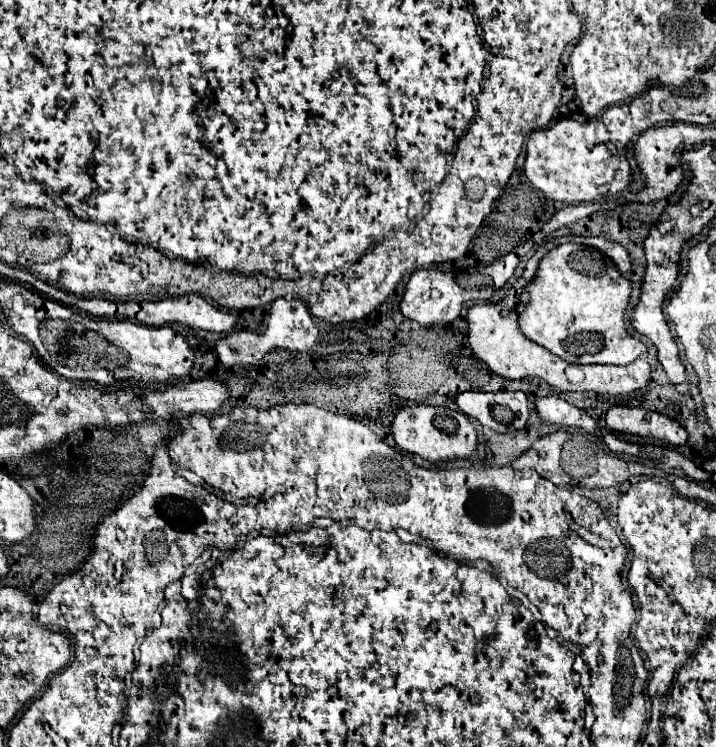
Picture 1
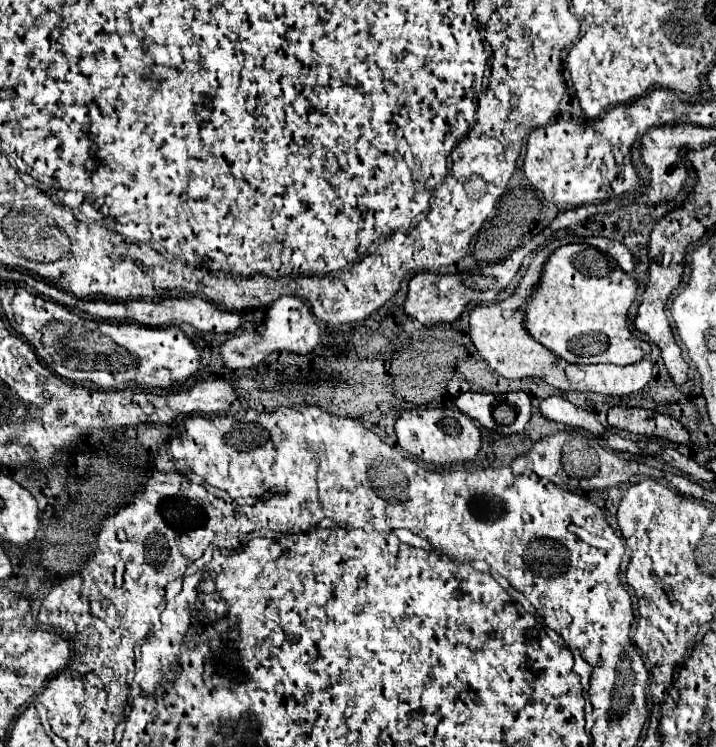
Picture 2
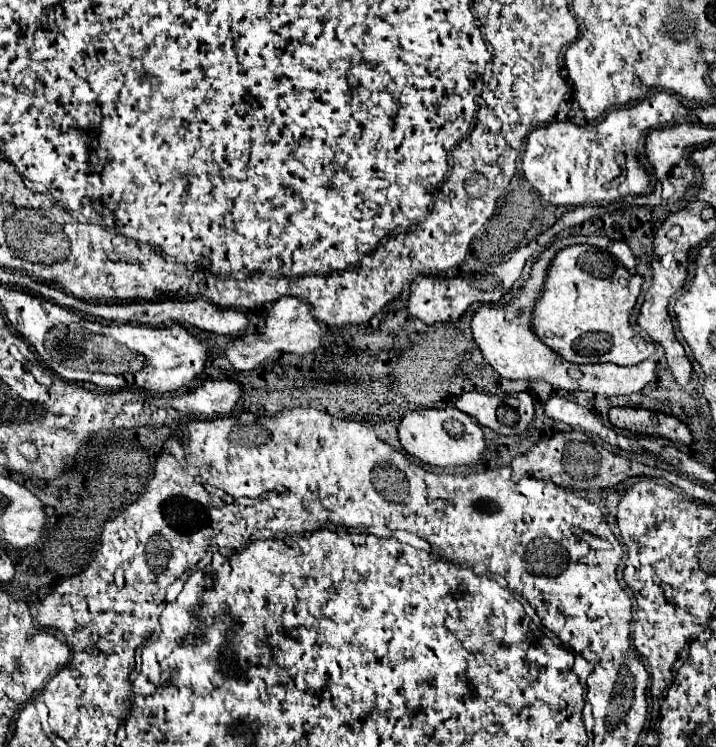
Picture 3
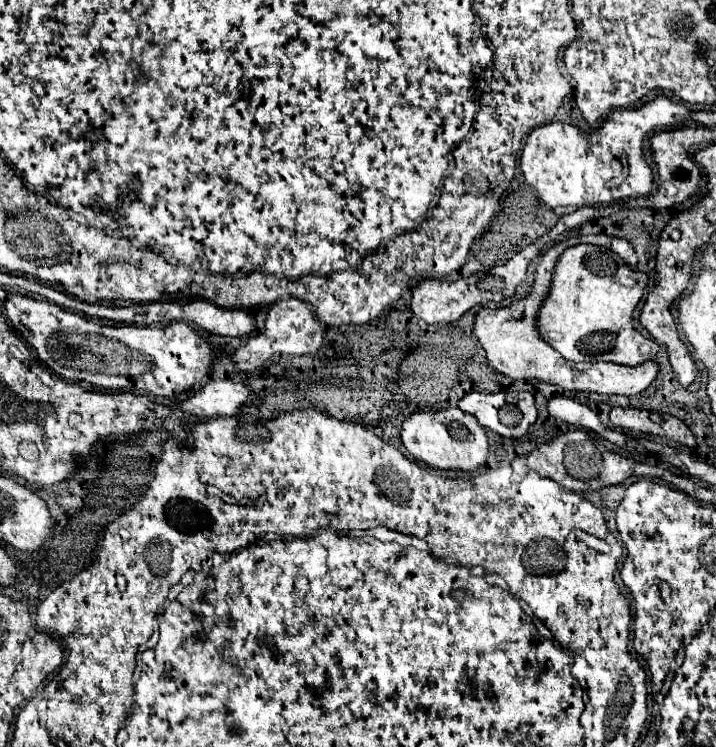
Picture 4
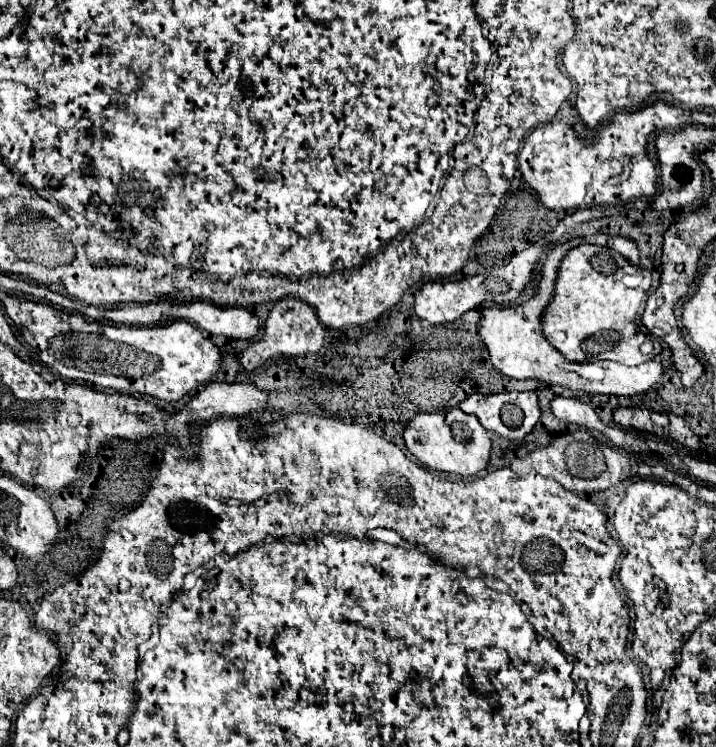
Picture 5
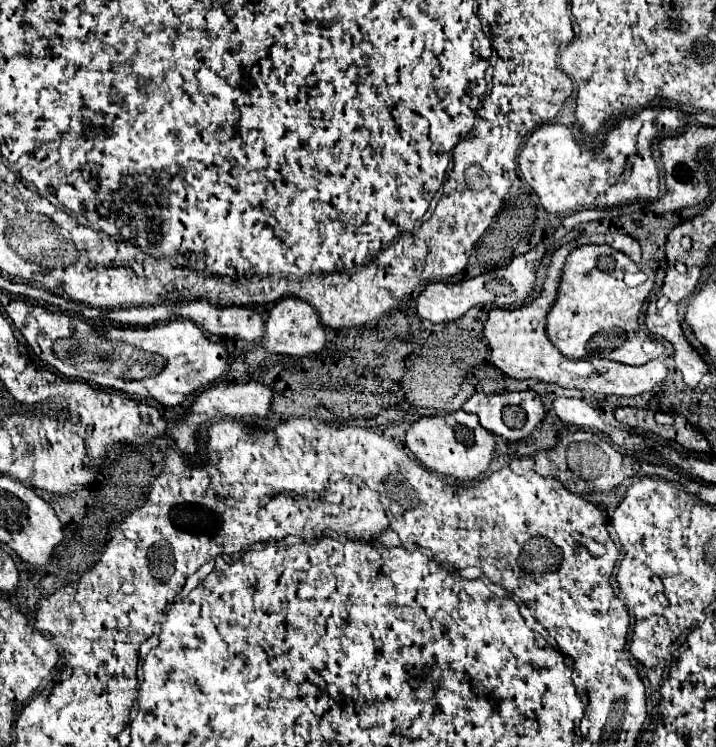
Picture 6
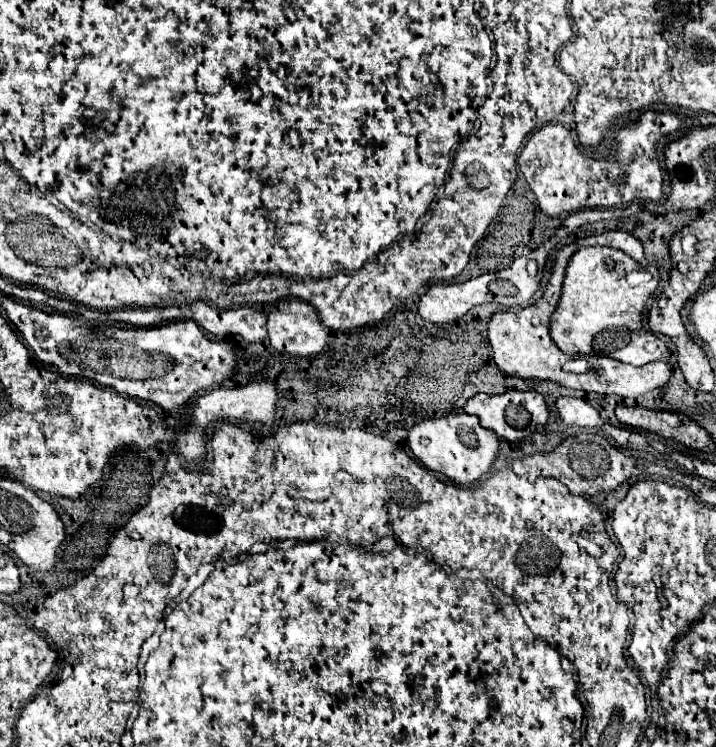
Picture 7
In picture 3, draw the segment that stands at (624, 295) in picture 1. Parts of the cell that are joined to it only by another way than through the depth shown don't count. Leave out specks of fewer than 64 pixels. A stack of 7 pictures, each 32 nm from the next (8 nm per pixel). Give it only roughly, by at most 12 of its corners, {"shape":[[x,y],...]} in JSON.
{"shape":[[590,244],[550,262],[530,326],[568,362],[638,364],[642,278]]}

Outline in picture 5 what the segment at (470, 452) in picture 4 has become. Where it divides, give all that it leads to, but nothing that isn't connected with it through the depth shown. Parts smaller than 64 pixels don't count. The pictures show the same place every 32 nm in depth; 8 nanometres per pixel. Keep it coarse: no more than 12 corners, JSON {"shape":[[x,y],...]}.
{"shape":[[450,408],[416,414],[404,444],[424,466],[474,476],[490,436],[476,416]]}

